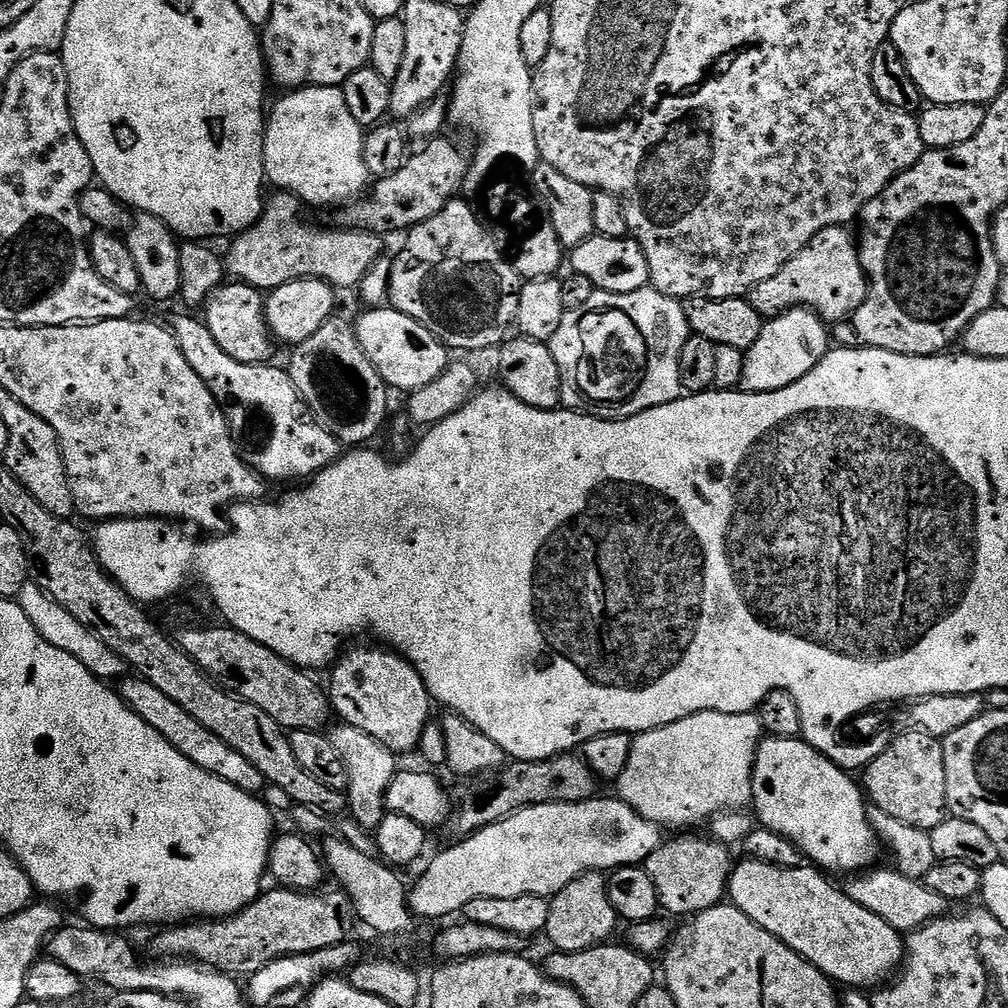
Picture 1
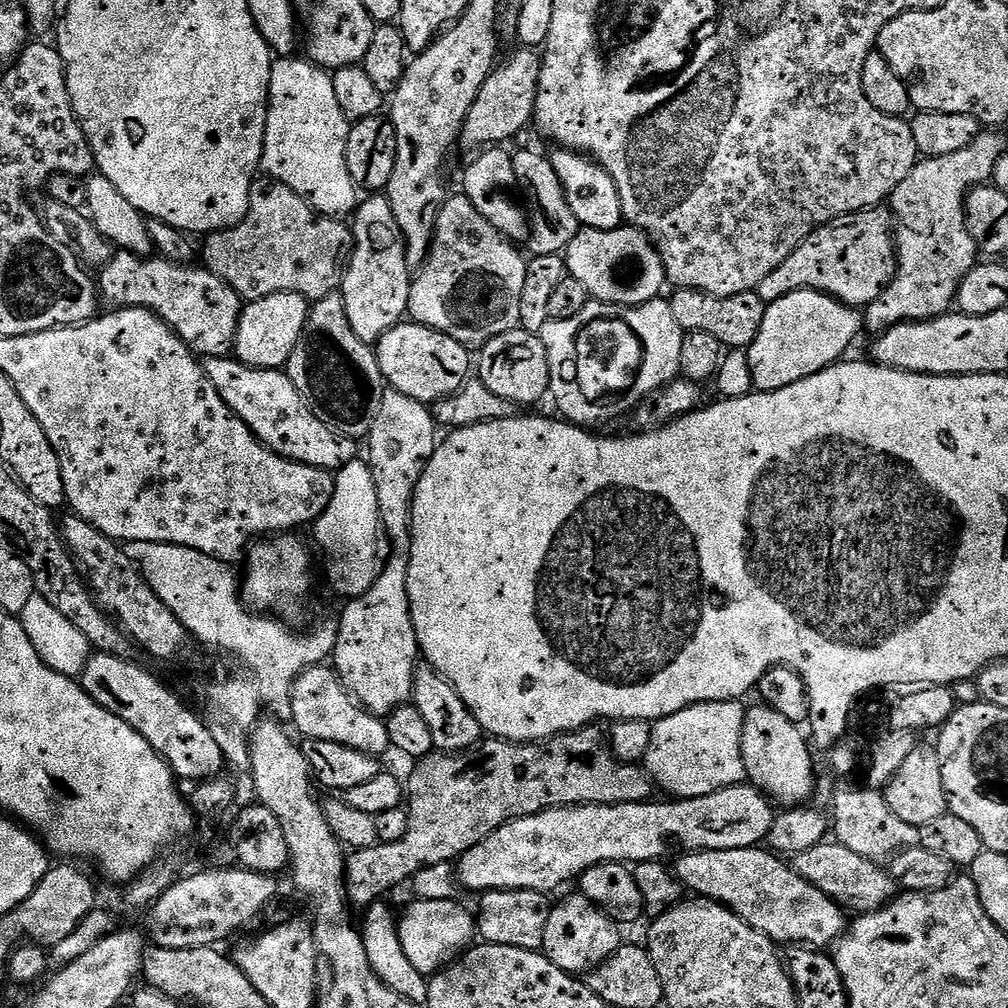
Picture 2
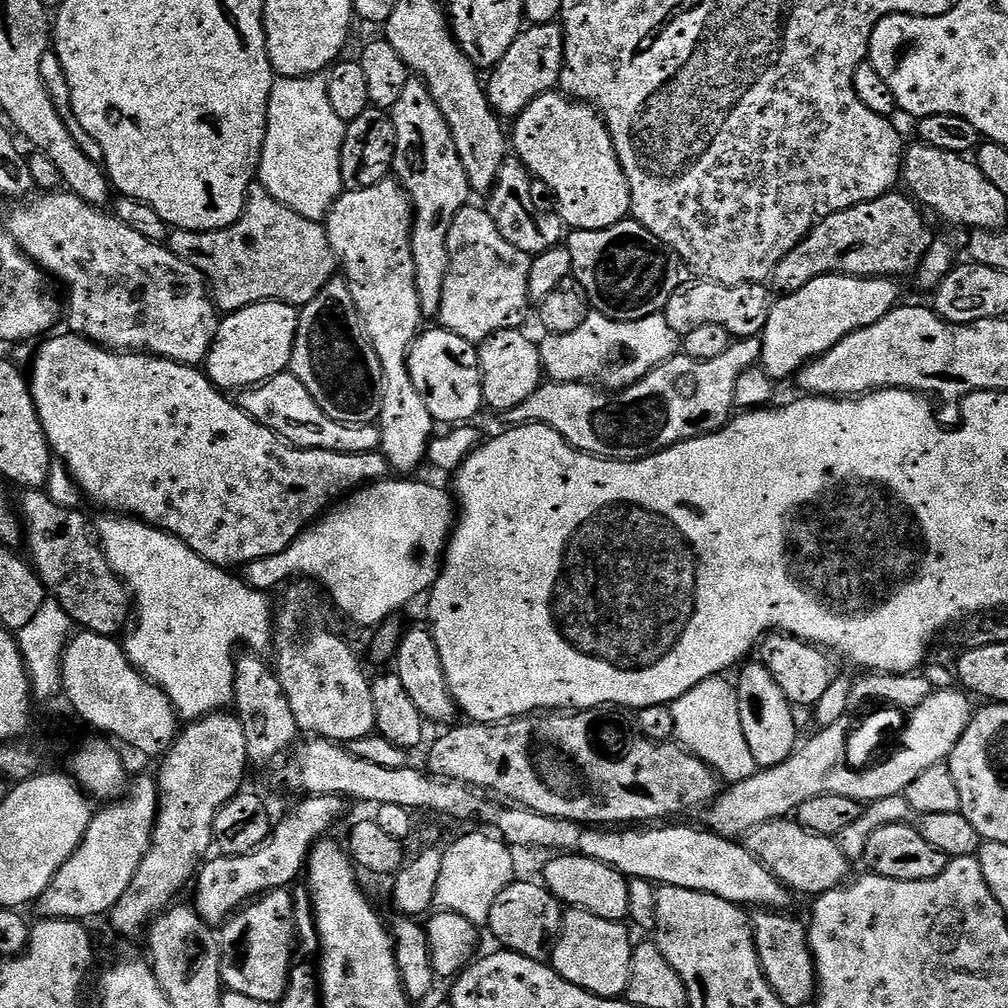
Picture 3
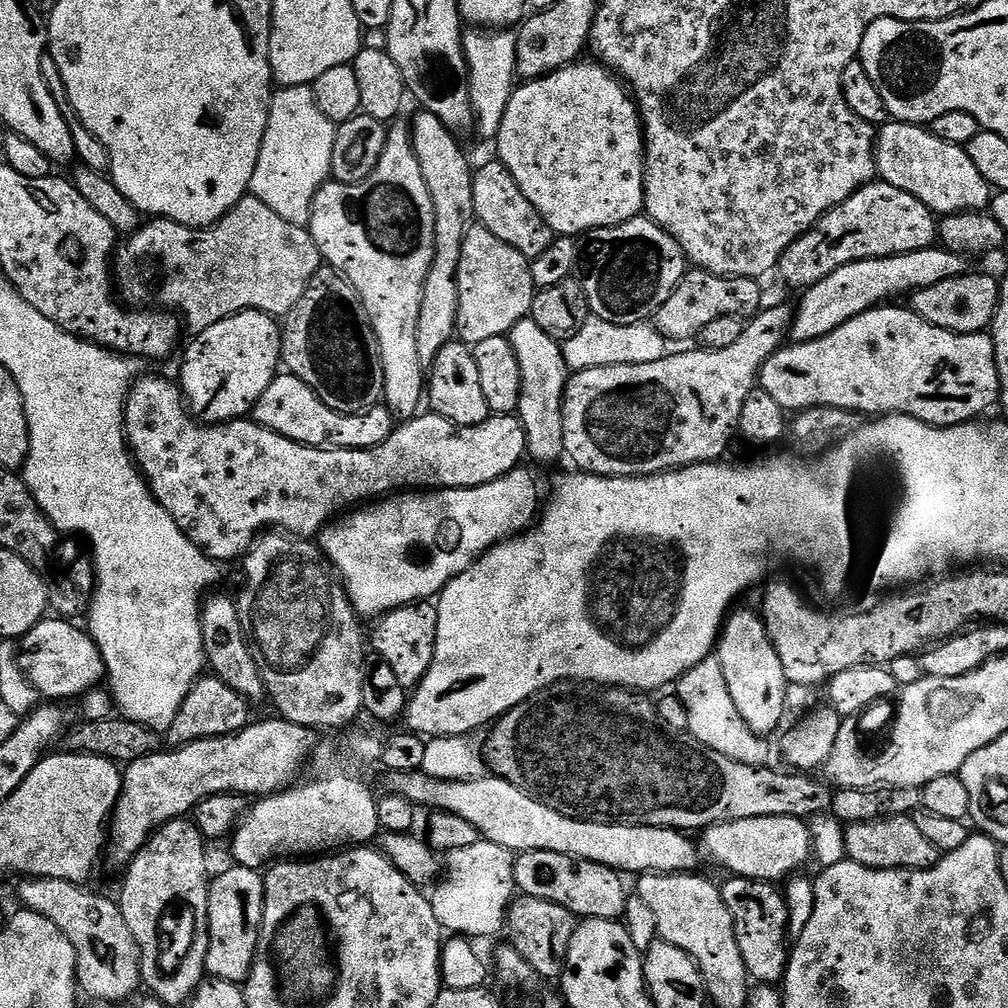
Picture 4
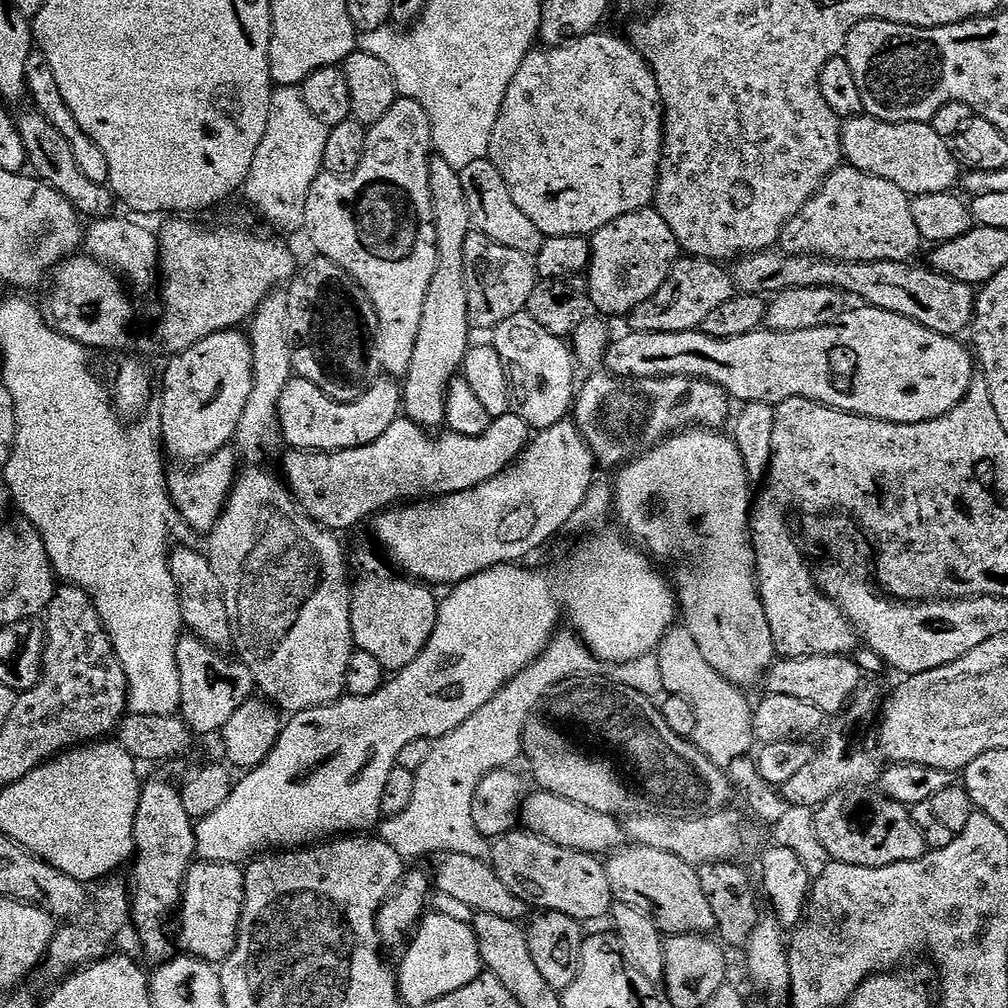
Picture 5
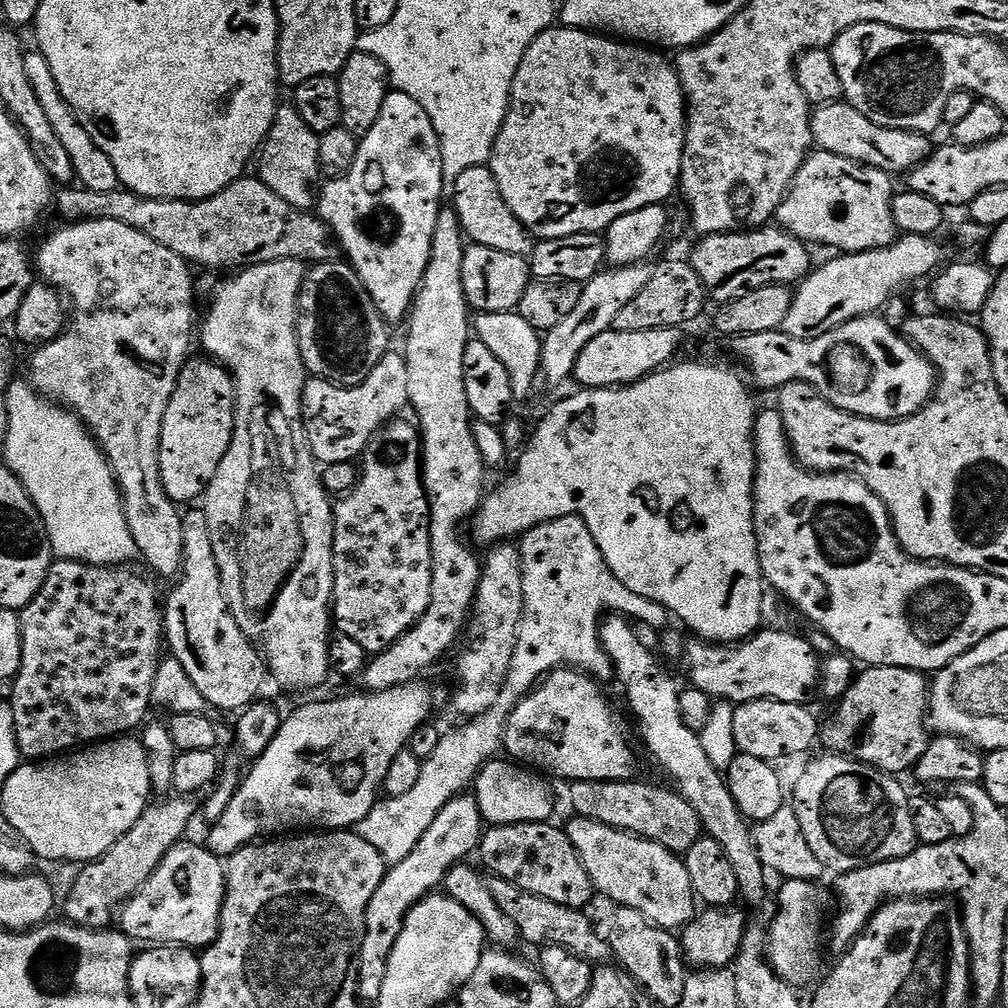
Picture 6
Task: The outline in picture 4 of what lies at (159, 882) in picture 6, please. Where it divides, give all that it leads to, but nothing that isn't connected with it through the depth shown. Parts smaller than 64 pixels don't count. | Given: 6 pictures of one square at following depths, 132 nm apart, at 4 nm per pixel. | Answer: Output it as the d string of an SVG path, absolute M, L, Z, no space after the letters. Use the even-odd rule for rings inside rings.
M231 866L208 886L208 953L204 963L209 977L243 985L248 979L262 926L264 878L255 868Z

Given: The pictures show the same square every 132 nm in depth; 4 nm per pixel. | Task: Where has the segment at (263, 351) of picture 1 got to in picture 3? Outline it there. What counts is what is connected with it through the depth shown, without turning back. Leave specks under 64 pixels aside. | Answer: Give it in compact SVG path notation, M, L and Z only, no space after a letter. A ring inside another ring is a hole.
M57 190L55 192L45 192L43 194L33 195L31 198L25 199L23 202L15 205L16 209L8 216L6 227L8 233L16 239L16 245L25 252L35 264L40 265L49 277L58 279L64 283L64 288L68 291L68 300L66 296L66 324L68 324L73 333L78 336L84 336L88 340L93 340L99 344L101 348L111 348L113 350L131 350L133 352L143 352L154 356L161 356L167 360L173 360L179 364L191 364L200 366L207 361L208 351L214 338L216 337L216 329L218 327L218 309L212 302L210 289L205 278L200 273L200 269L190 266L190 262L186 262L182 258L178 258L164 244L155 244L150 242L150 238L142 238L142 234L138 234L135 230L130 230L130 226L123 224L120 219L111 211L101 210L94 207L93 204L82 202L82 198L78 198L73 192L67 190Z

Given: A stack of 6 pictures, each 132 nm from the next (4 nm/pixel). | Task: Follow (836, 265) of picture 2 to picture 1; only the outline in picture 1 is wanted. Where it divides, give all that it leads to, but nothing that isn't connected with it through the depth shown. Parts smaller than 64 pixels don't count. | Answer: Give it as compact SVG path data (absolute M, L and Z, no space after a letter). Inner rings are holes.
M835 224L814 234L814 238L810 238L810 242L806 242L806 246L802 246L802 250L798 250L798 254L794 254L794 258L790 258L790 262L786 262L782 270L778 270L778 274L766 278L766 282L758 282L758 286L754 286L746 298L750 306L754 306L754 310L758 310L758 314L765 318L781 316L783 312L788 312L792 308L808 308L825 324L835 326L839 320L847 321L852 313L858 310L858 306L862 306L867 293L868 275L864 273L860 261L857 237L851 227Z

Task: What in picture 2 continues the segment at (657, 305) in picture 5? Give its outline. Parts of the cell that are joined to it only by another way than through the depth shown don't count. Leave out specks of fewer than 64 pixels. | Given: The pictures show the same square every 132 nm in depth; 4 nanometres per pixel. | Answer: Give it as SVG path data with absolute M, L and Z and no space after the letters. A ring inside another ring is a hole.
M676 288L673 293L670 303L674 322L678 322L684 332L714 334L714 338L718 338L718 342L722 342L725 349L746 350L752 345L754 338L758 338L758 330L762 330L762 318L766 318L768 305L755 291L733 296L715 296L693 288Z

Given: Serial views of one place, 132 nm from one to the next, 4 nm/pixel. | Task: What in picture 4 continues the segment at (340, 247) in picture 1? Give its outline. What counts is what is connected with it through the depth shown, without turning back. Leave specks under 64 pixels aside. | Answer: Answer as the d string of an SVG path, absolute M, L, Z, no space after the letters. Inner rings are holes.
M251 194L241 198L236 205L224 215L218 223L213 224L210 228L191 228L185 224L179 224L173 220L163 218L152 218L147 221L137 232L131 233L127 237L128 240L119 245L118 251L114 256L114 280L124 291L124 296L128 300L133 300L133 305L140 306L144 300L144 256L148 260L153 260L160 267L160 300L165 309L175 310L182 317L183 323L192 331L192 334L204 332L210 326L214 326L214 322L222 322L226 317L232 316L236 312L245 312L246 310L254 310L255 312L264 312L267 316L273 318L283 318L288 315L290 310L294 310L294 306L298 302L298 298L302 298L302 294L306 294L310 278L314 276L316 271L322 267L322 257L318 246L314 242L314 238L310 235L307 228L302 226L294 226L294 222L286 222L286 218L281 218L278 214L274 214L274 210L270 210L270 206L266 206L266 202L262 202L256 196Z

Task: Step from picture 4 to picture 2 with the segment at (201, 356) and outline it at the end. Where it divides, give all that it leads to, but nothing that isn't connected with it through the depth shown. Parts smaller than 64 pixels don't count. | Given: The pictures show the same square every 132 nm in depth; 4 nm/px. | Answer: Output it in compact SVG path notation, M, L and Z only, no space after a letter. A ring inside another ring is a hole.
M297 292L270 294L266 298L245 303L236 331L235 359L252 368L283 369L294 354L296 343L302 338L309 307L310 301Z

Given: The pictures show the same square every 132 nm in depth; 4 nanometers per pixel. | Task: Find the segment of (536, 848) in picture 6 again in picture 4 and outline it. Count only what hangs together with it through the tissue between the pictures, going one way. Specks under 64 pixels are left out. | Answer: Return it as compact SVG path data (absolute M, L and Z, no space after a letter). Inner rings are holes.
M522 852L513 866L517 889L530 898L554 902L585 920L620 920L628 905L625 877L610 866L553 852Z

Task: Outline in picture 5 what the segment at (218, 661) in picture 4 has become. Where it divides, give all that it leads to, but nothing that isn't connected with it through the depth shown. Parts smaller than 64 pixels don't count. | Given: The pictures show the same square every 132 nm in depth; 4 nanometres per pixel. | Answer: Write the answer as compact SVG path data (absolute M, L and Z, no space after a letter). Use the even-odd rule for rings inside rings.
M180 548L177 552L175 549L168 557L168 565L180 599L180 619L183 627L211 648L231 649L234 637L230 614L226 614L226 598L222 594L222 586L218 586L214 566L210 566L207 555L203 551L195 552L192 548Z

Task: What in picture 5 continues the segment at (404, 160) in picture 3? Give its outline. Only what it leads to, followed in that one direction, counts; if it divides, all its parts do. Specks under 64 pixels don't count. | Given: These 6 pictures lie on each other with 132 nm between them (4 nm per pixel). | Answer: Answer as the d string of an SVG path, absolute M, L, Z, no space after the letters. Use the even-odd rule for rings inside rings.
M433 155L428 165L430 166L432 209L436 223L436 269L434 278L430 278L430 290L426 290L426 306L422 306L422 326L418 326L418 343L414 345L414 358L410 362L410 370L402 378L402 412L419 428L433 430L432 428L443 429L445 427L448 387L463 369L464 359L470 347L464 251L466 250L466 238L474 229L470 206L466 206L466 190L462 190L462 178L459 171L452 168L450 162L446 162L438 155Z

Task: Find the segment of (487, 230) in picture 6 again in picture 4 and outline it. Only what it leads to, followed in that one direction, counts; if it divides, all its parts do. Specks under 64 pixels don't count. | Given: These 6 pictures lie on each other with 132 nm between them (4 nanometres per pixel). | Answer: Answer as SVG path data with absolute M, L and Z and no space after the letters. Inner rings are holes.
M499 162L484 164L475 169L472 177L472 193L474 194L474 216L486 230L490 230L496 238L502 238L514 250L518 250L526 257L537 256L550 246L554 233L545 220L540 217L538 210L530 204L526 194L518 190L518 182L506 170L506 166Z

